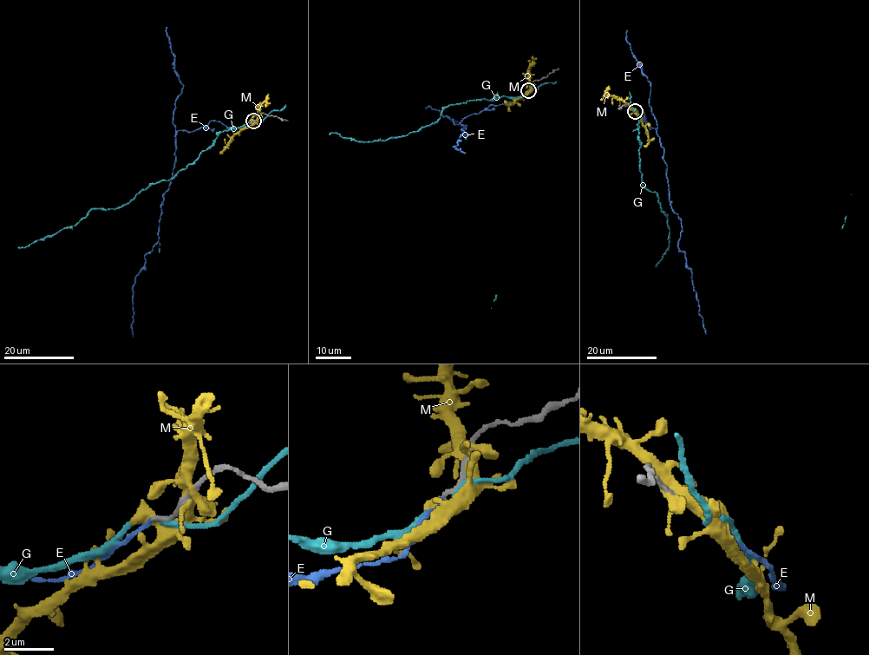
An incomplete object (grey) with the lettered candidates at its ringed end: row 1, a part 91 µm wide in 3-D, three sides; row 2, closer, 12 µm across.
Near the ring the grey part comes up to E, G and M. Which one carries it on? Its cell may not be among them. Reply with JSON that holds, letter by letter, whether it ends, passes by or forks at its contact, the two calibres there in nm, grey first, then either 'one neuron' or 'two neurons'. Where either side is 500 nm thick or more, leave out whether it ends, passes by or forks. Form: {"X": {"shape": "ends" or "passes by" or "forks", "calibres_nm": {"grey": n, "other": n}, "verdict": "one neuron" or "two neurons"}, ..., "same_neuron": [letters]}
{"E": {"shape": "ends", "calibres_nm": {"grey": 160, "other": 150}, "verdict": "one neuron"}, "G": {"shape": "passes by", "calibres_nm": {"grey": 190, "other": 320}, "verdict": "two neurons"}, "M": {"calibres_nm": {"grey": 160, "other": 500}, "verdict": "two neurons"}, "same_neuron": ["E"]}

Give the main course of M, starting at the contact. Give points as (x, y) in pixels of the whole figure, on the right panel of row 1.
M: (635, 110), (647, 133), (648, 143), (643, 147)

